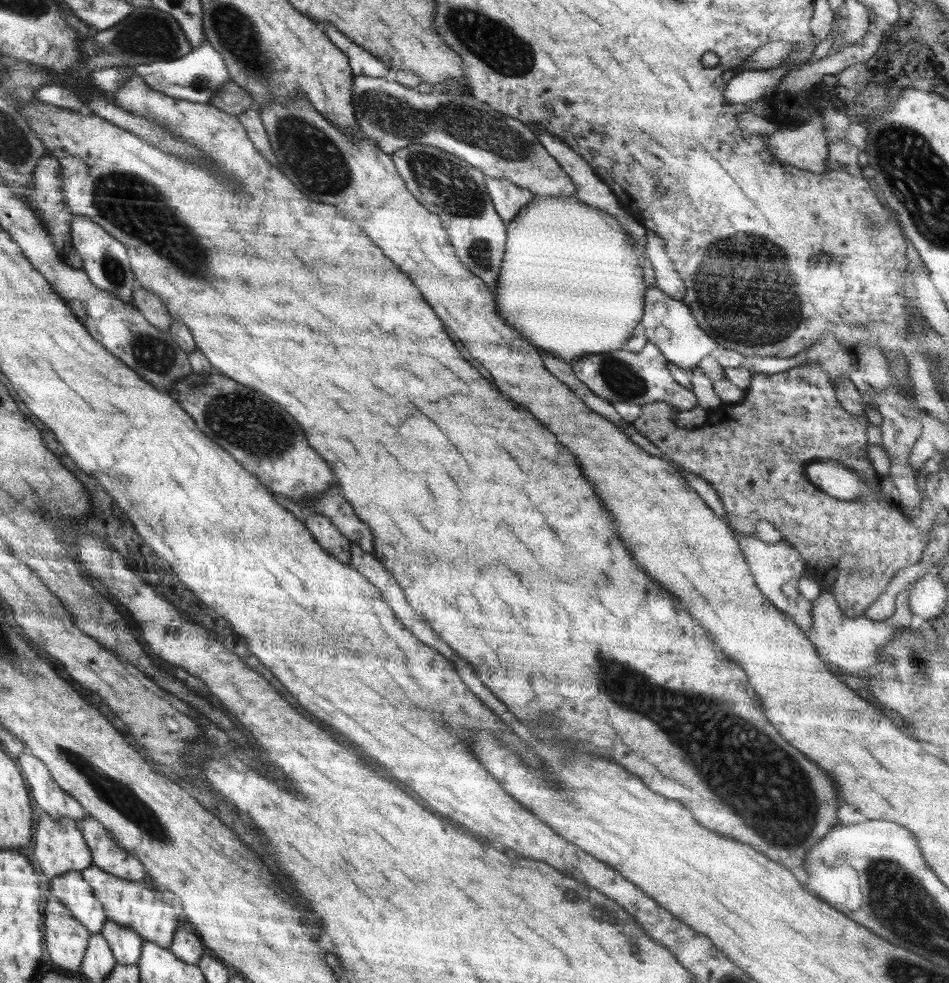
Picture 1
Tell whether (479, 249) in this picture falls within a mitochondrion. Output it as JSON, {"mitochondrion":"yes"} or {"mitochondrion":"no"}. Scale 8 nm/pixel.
{"mitochondrion":"yes"}

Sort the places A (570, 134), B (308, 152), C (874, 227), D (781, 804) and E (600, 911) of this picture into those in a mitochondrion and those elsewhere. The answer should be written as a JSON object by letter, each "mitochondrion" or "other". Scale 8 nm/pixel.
{"A":"other","B":"mitochondrion","C":"mitochondrion","D":"mitochondrion","E":"mitochondrion"}

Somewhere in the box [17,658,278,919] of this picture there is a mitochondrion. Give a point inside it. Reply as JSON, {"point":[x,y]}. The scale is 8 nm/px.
{"point":[120,796]}

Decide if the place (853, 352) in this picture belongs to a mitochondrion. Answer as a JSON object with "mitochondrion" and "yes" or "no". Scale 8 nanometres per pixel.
{"mitochondrion":"no"}

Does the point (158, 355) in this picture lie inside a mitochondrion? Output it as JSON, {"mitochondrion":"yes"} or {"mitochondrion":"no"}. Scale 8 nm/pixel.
{"mitochondrion":"yes"}

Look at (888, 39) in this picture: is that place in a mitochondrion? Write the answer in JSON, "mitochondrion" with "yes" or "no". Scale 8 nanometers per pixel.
{"mitochondrion":"no"}

